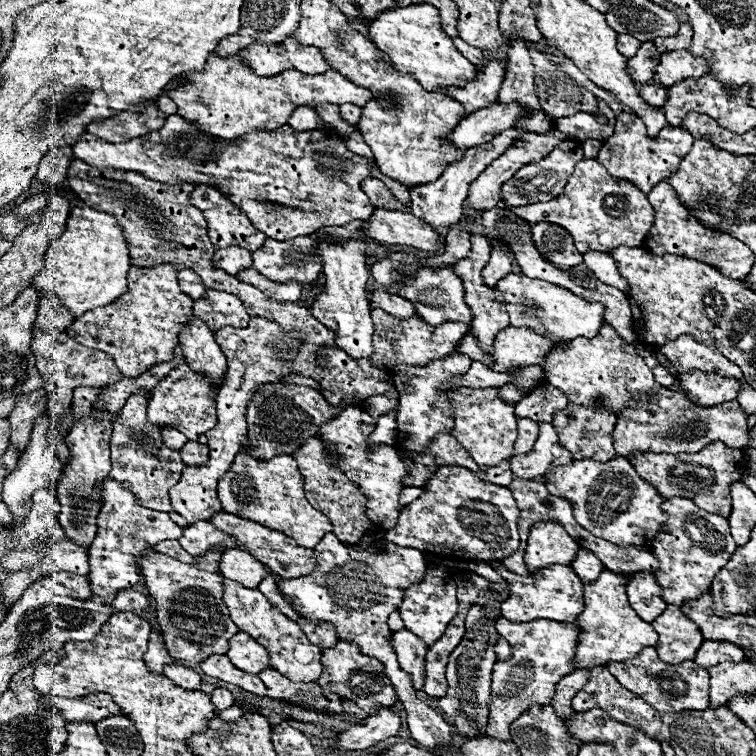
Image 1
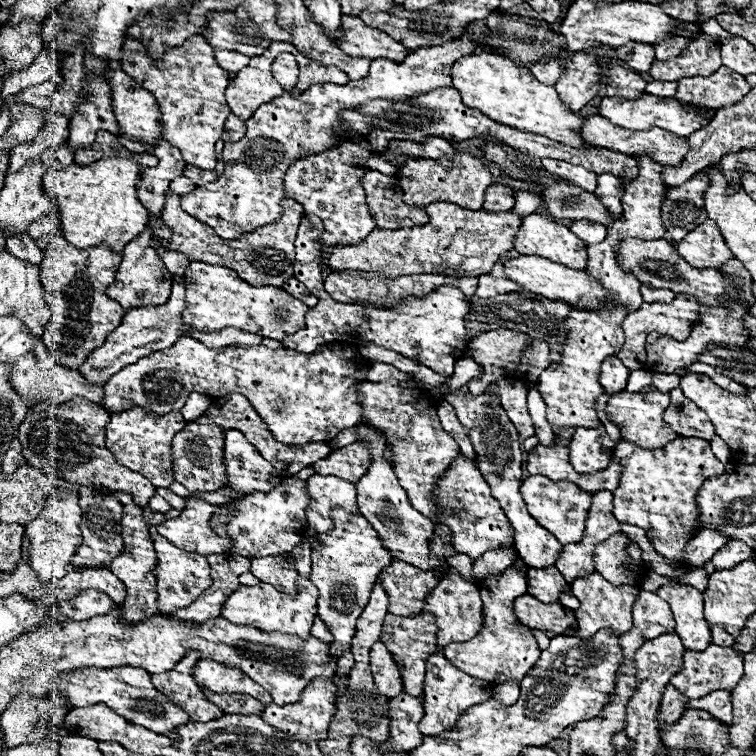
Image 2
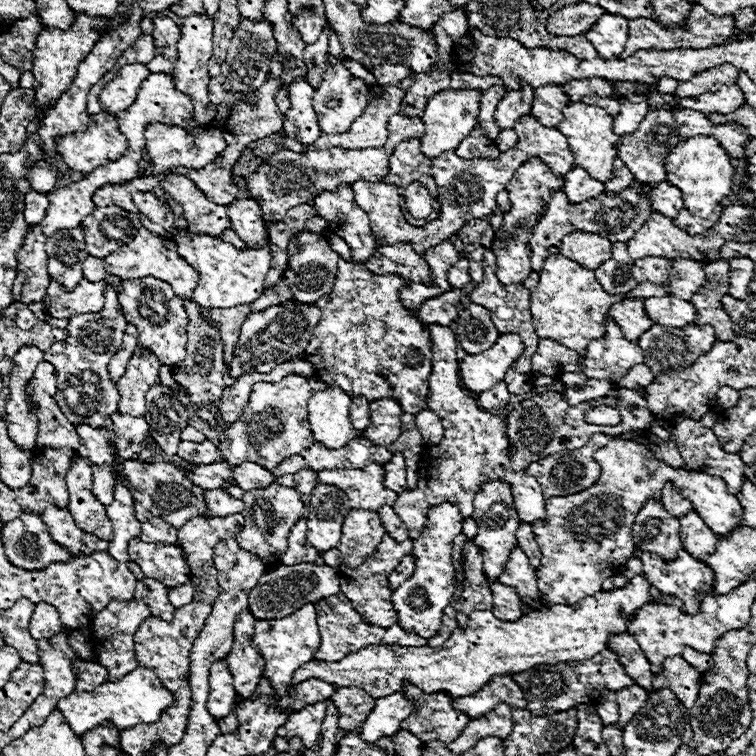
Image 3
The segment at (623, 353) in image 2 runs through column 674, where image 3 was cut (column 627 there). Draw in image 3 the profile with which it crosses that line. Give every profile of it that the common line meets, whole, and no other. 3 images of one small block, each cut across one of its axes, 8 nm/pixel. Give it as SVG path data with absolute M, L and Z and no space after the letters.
M626 298L610 308L610 316L620 326L626 340L636 342L642 332L646 332L652 326L652 320L648 320L648 314L644 310L642 298Z

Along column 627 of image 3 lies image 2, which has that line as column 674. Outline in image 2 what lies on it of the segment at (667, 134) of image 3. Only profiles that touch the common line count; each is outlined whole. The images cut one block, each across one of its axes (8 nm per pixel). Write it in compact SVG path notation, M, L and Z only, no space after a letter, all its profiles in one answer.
M590 116L584 122L586 124L582 124L582 128L580 128L580 136L582 136L582 140L586 140L586 144L622 152L626 156L646 154L652 160L658 160L660 164L680 164L682 156L686 156L686 152L690 150L688 140L682 140L670 132L662 132L662 128L650 128L648 132L628 132L624 128L614 128L614 124L610 124L608 120L602 120L602 116Z

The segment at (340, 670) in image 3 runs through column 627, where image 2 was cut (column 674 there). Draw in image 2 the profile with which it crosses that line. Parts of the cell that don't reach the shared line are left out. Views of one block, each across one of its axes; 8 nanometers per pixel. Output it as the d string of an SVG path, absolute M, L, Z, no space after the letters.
M666 584L656 592L662 600L672 606L676 628L686 650L702 652L710 646L710 628L704 620L704 598L702 592L692 586Z

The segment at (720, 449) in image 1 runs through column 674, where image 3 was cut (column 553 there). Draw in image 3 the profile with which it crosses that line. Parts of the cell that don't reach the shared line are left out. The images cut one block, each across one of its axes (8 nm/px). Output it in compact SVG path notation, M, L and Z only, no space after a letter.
M592 436L592 440L588 440L588 444L584 444L582 448L576 450L568 450L568 452L556 452L552 456L540 458L538 462L532 462L524 472L528 476L534 476L540 486L542 486L542 494L544 498L554 498L554 496L570 496L570 494L578 494L586 488L590 488L598 476L600 476L600 466L596 464L596 460L592 458L592 454L602 448L604 444L610 442L610 436Z

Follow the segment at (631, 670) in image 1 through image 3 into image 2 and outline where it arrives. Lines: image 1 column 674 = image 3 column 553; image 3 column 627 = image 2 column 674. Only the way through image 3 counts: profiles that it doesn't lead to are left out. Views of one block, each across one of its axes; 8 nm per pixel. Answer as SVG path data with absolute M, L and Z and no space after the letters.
M710 644L704 652L686 652L682 658L682 668L670 678L670 684L674 688L678 688L678 692L682 692L688 700L698 700L704 698L716 690L732 690L740 676L740 668L742 668L742 658L744 654L736 652L732 646L730 648L722 648L716 644Z

